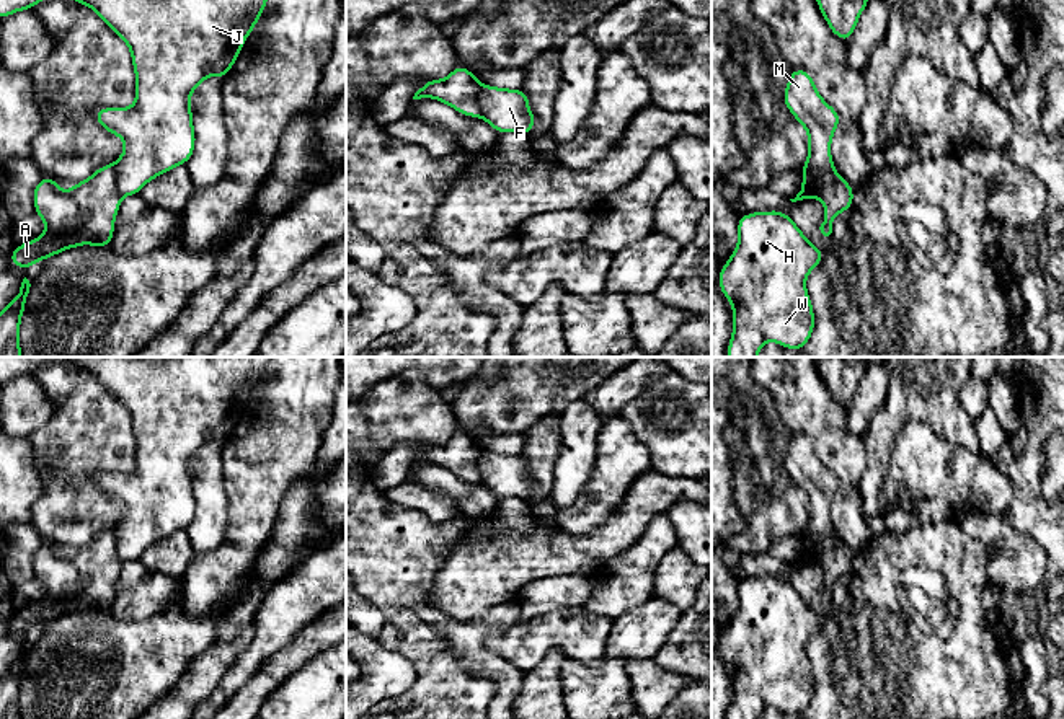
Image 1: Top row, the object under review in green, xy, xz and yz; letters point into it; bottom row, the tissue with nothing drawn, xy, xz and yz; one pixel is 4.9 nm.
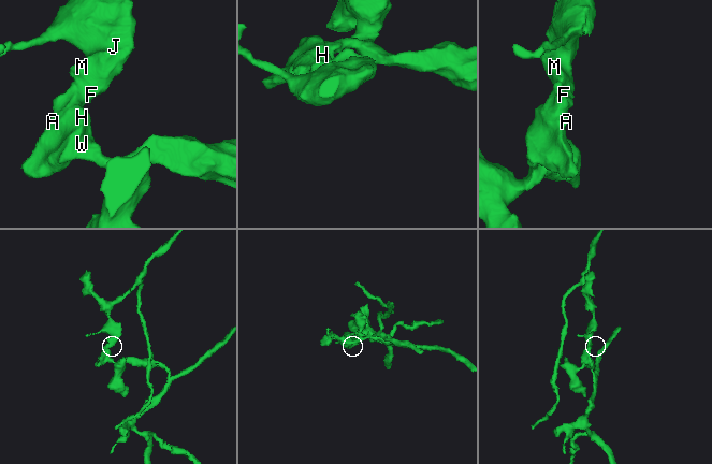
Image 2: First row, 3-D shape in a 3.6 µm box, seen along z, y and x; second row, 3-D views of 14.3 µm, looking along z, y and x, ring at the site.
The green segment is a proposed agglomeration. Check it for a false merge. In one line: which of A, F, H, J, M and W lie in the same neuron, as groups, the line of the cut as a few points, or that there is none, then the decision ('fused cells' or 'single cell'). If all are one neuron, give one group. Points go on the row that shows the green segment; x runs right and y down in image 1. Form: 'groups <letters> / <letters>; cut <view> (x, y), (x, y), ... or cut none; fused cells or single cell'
groups A H W / F J M; cut yz (805, 162), (810, 175), (820, 183), (826, 185), (836, 173); fused cells

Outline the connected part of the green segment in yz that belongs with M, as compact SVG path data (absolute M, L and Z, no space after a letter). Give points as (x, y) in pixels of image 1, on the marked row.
M796 68L788 75L783 91L783 104L808 132L806 166L819 184L829 184L836 171L831 143L840 124L839 112L819 95L814 78L805 70Z

